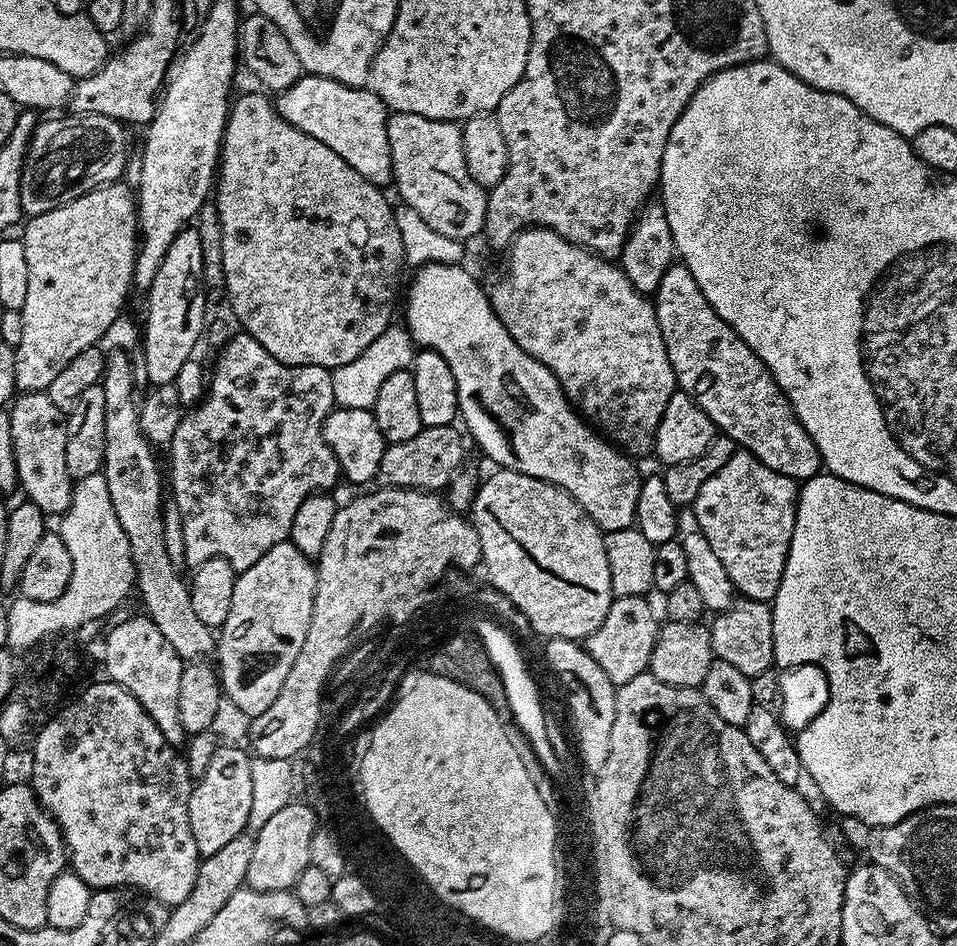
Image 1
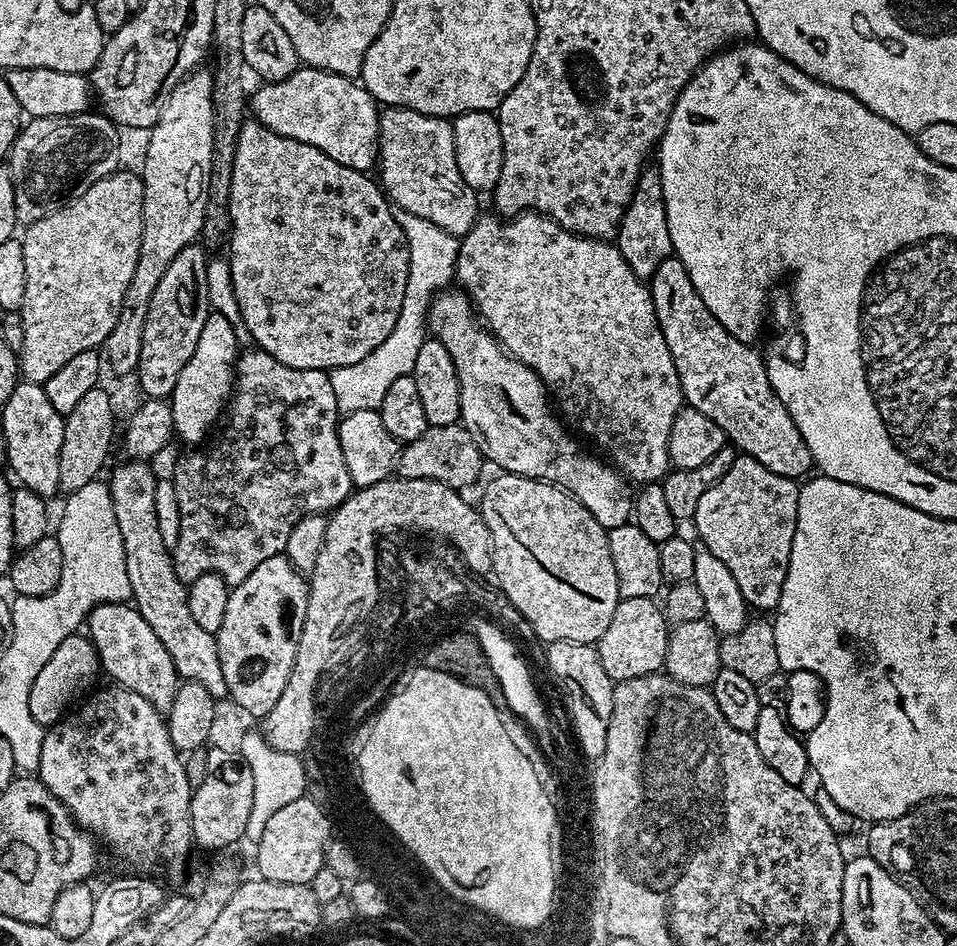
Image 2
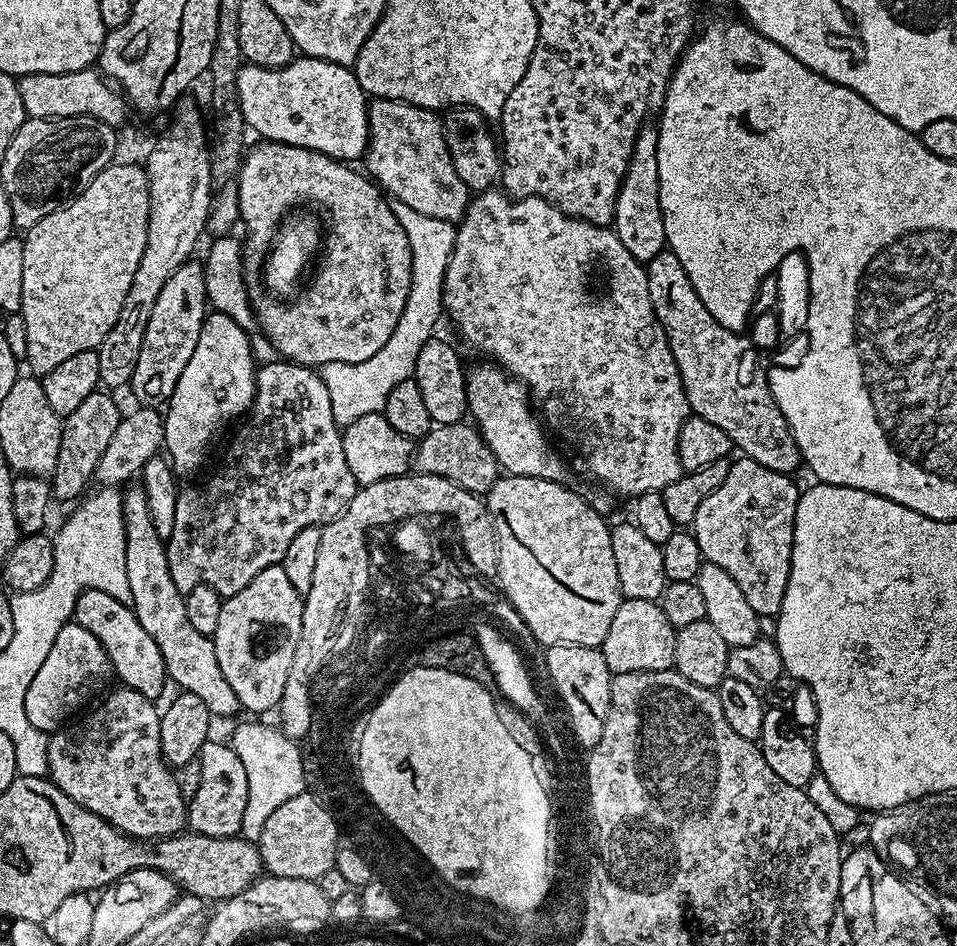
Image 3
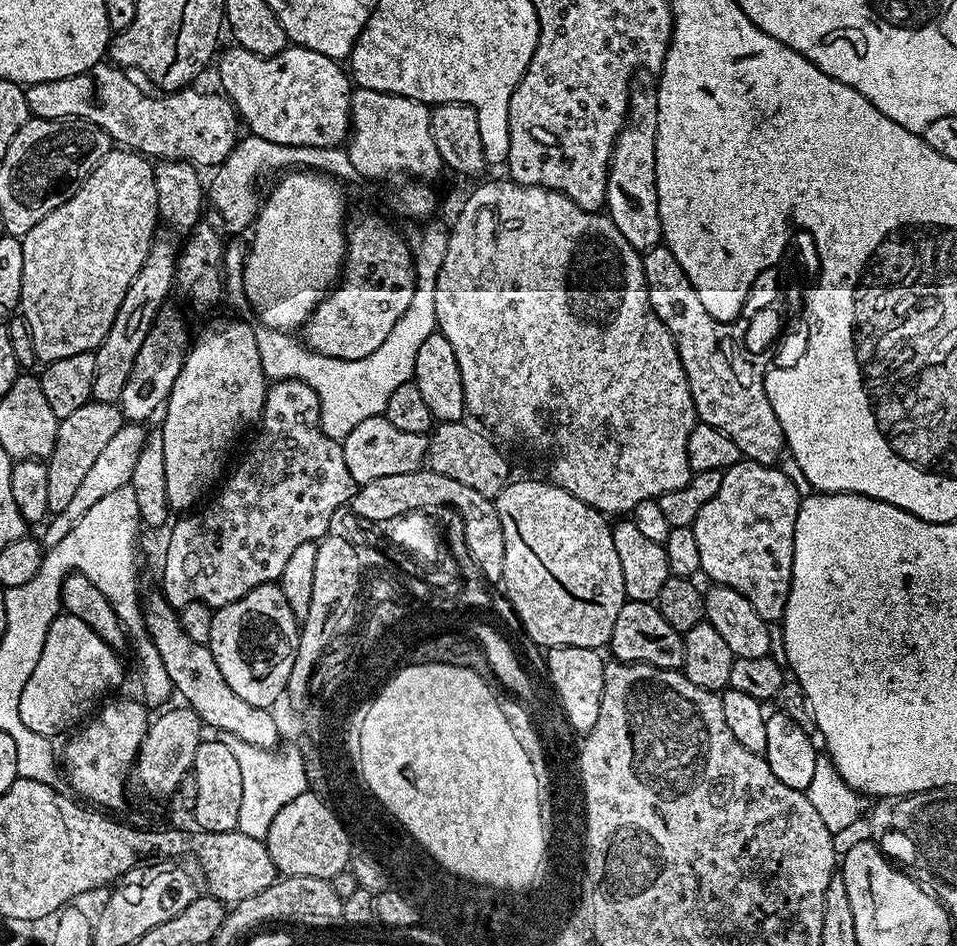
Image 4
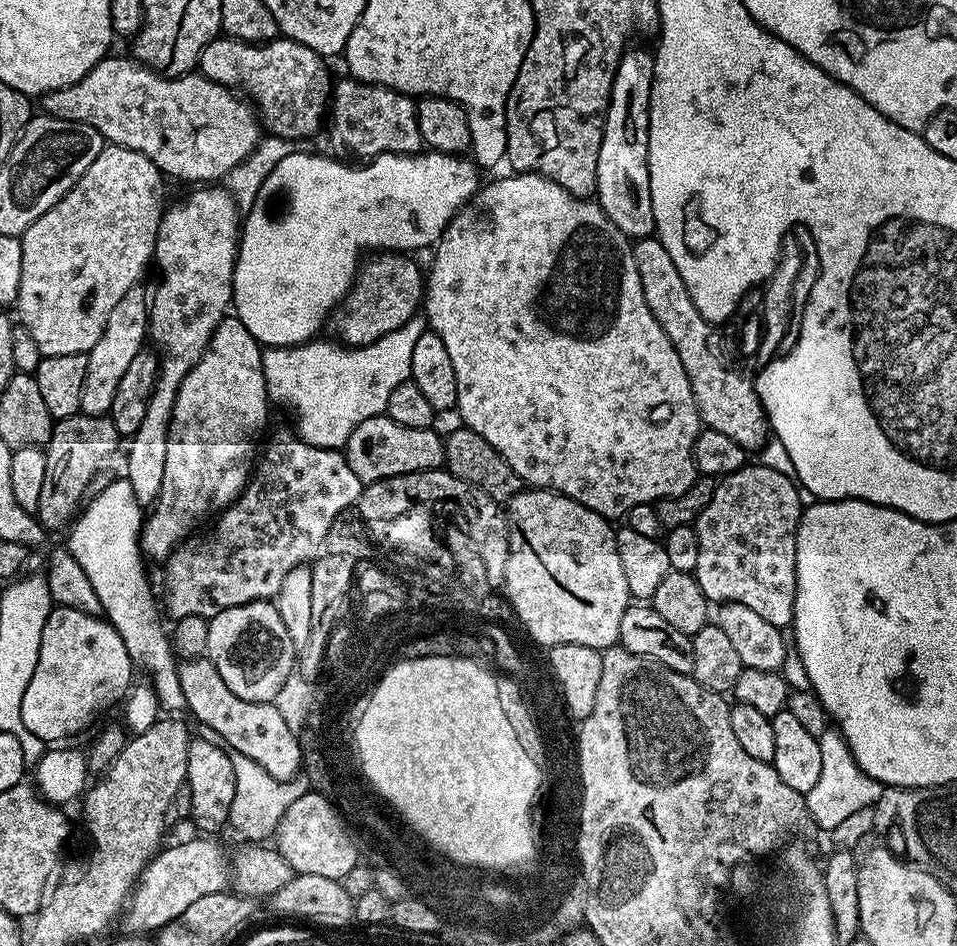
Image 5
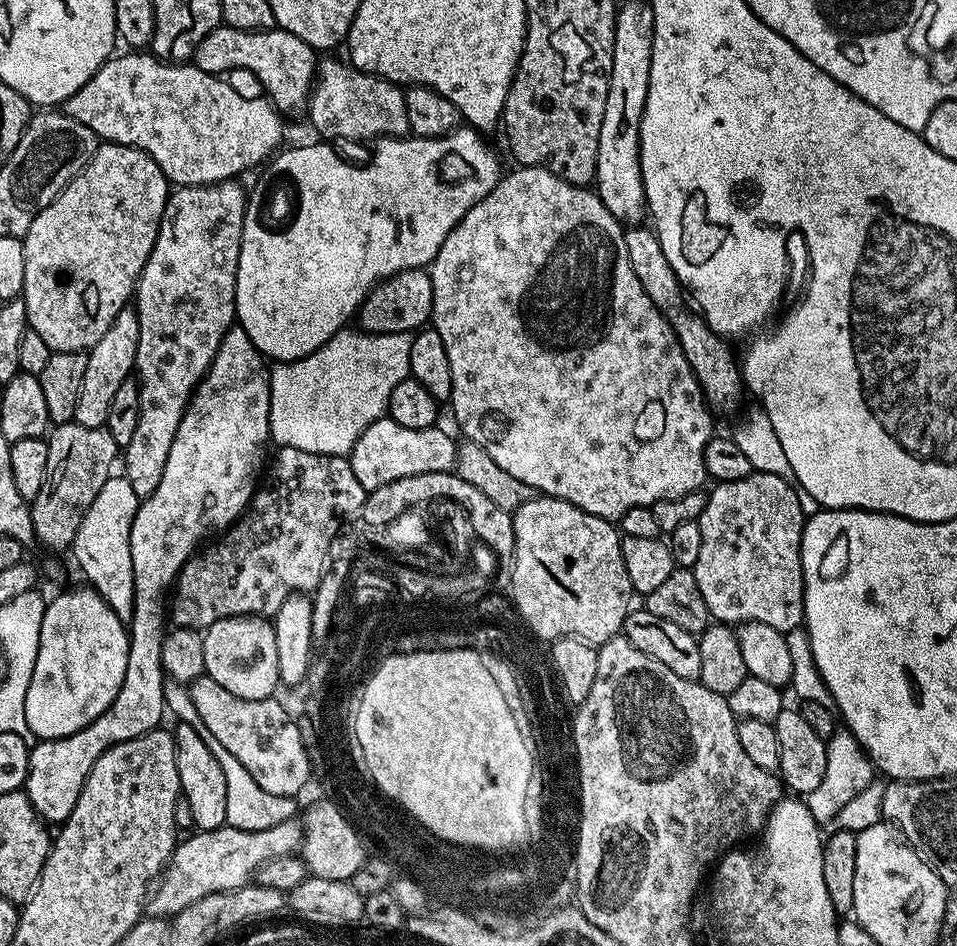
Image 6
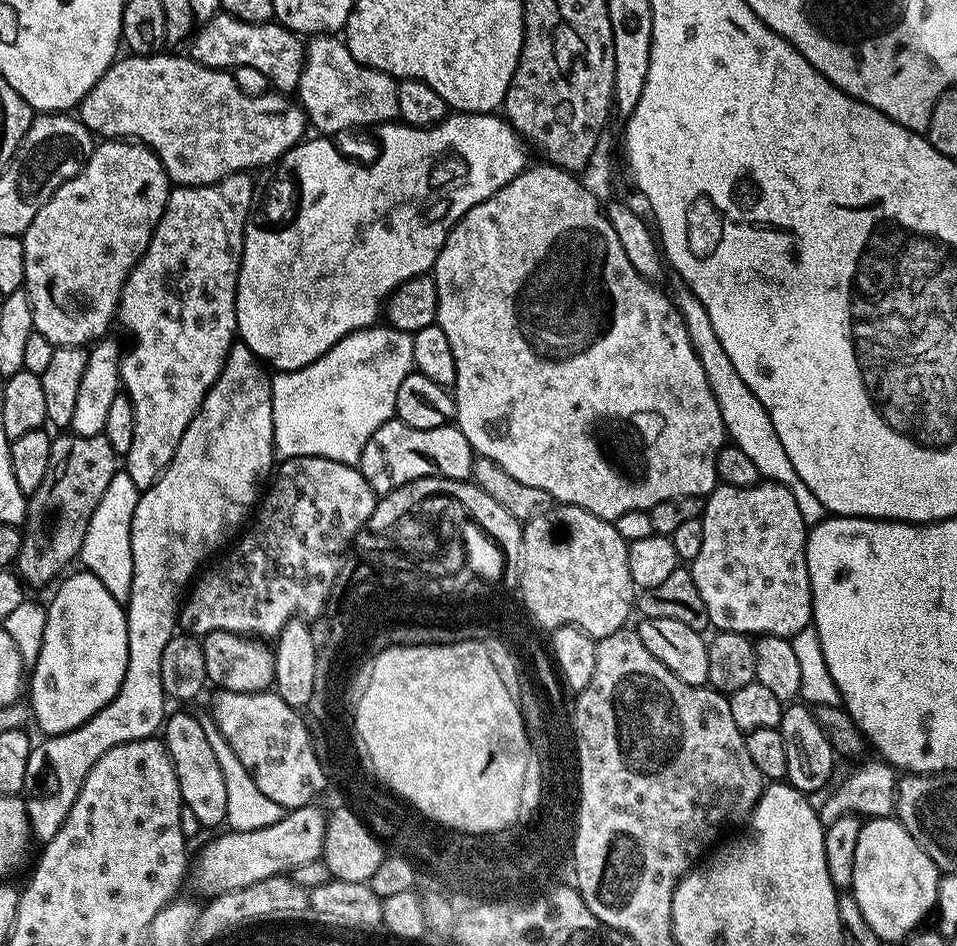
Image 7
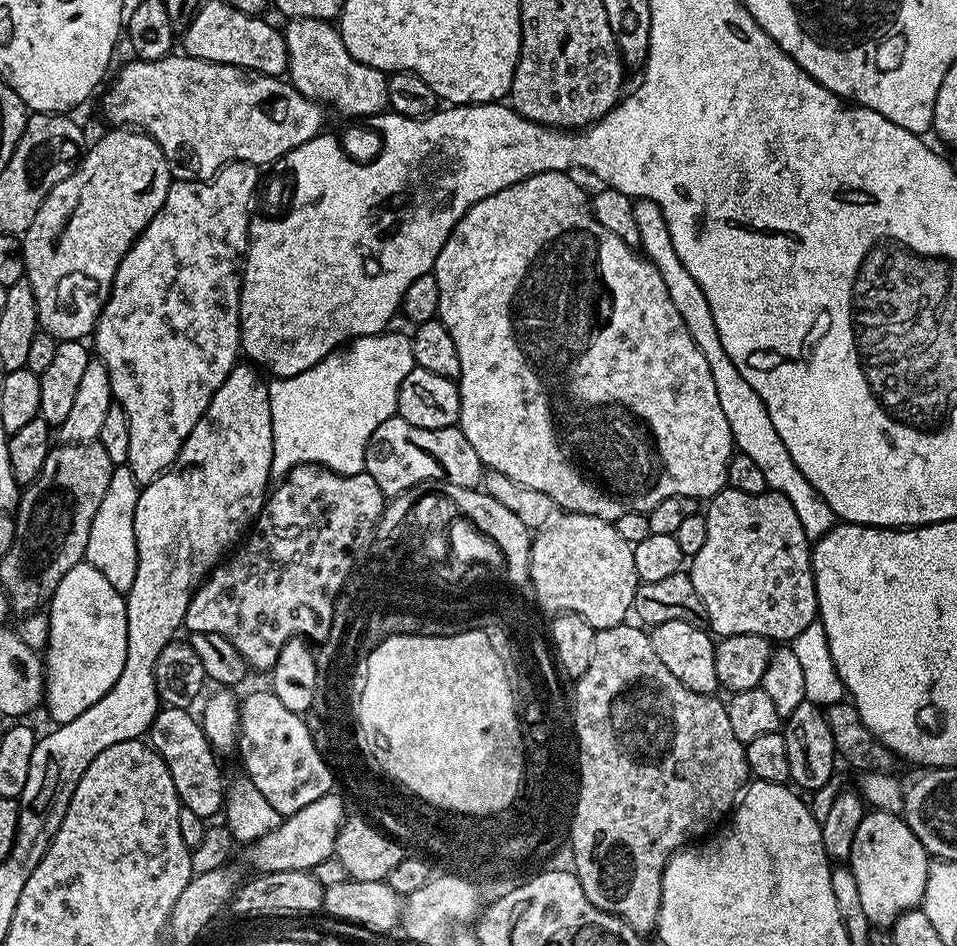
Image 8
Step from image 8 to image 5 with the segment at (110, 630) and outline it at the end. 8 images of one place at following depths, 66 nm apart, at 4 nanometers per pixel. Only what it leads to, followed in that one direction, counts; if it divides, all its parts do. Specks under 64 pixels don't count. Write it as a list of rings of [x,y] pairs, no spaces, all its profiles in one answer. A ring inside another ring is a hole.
[[[57,606],[53,612],[49,611],[46,615],[46,626],[42,626],[42,642],[38,650],[38,666],[34,666],[34,678],[30,678],[30,686],[26,686],[26,694],[22,694],[20,713],[22,714],[22,722],[26,726],[26,730],[30,730],[30,734],[34,734],[39,740],[45,742],[67,741],[64,740],[67,736],[72,736],[75,732],[82,731],[103,708],[110,707],[115,700],[120,702],[125,699],[126,693],[131,689],[134,683],[132,671],[134,671],[132,659],[114,625],[109,624],[107,619],[101,618],[100,616],[91,616],[82,610]]]

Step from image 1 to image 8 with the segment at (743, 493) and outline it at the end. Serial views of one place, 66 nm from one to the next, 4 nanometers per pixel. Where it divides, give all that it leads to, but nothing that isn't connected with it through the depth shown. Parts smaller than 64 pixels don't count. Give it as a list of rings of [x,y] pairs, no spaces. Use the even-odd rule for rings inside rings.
[[[725,486],[707,501],[706,507],[706,542],[702,550],[691,557],[690,575],[698,598],[702,598],[706,606],[707,627],[717,637],[758,634],[770,642],[791,642],[818,616],[812,549],[802,522],[798,522],[798,514],[794,514],[794,506],[790,506],[781,492],[742,494],[742,490]]]

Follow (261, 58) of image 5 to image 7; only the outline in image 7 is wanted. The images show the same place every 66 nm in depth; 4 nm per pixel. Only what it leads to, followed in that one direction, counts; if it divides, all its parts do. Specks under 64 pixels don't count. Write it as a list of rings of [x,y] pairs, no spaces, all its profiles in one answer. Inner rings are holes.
[[[217,14],[200,27],[190,41],[191,59],[207,68],[237,70],[253,68],[269,80],[271,87],[281,94],[295,93],[304,69],[305,45],[301,37],[283,24],[269,22],[251,24],[227,14]]]

